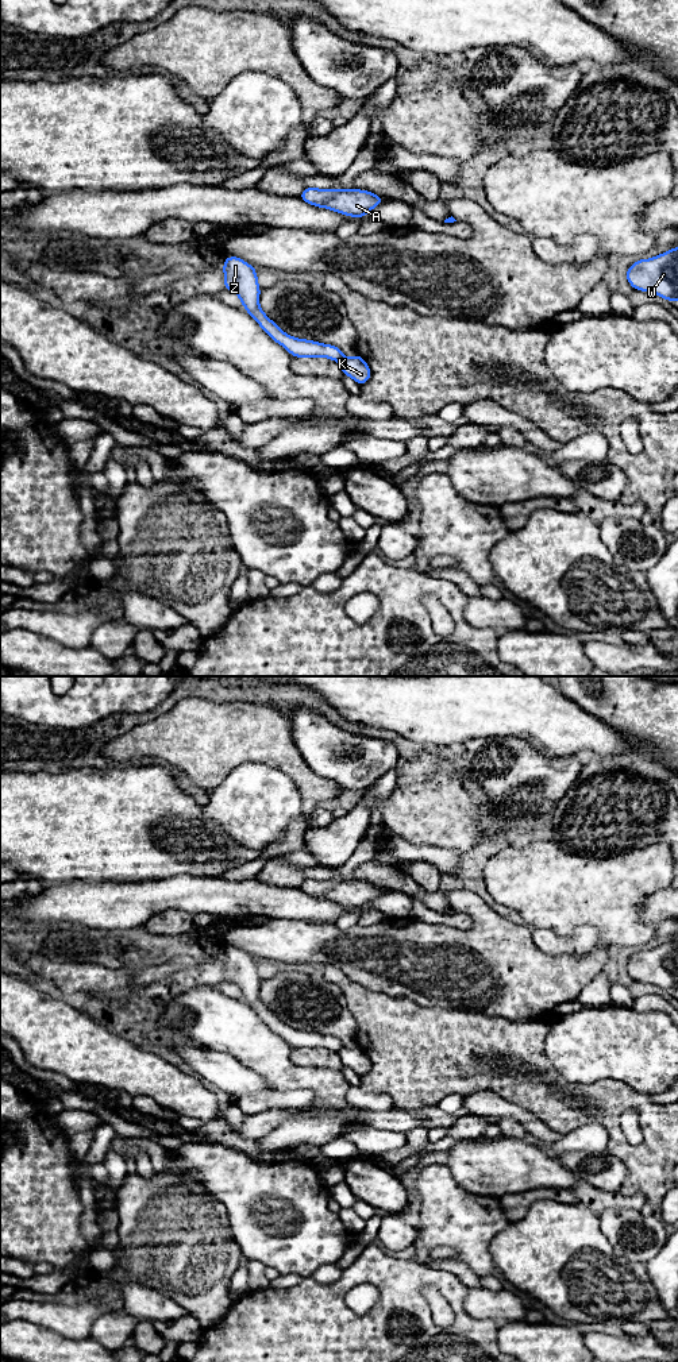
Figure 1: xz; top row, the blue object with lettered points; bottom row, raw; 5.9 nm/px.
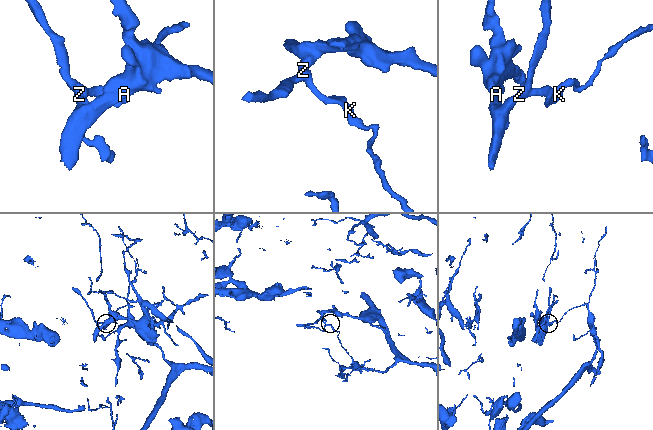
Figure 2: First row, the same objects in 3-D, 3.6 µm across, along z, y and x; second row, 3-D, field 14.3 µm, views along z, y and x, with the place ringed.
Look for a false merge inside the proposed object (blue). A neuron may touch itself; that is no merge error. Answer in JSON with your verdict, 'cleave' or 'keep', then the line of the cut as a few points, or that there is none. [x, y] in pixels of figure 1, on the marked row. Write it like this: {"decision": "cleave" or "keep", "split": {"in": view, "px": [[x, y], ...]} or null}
{"decision": "cleave", "split": {"in": "xz", "px": [[343, 357], [338, 361]]}}

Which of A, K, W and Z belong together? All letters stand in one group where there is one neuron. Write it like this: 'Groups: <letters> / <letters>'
Groups: A W Z / K

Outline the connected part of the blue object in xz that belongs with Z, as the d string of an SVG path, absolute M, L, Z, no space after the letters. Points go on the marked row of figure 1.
M226 256L223 265L224 289L235 293L244 310L259 324L271 340L281 344L293 358L328 358L339 360L343 354L334 344L323 344L315 340L297 339L281 331L259 308L261 288L257 269L239 256Z

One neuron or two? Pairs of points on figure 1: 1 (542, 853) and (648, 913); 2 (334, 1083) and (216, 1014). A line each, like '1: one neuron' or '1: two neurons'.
1: two neurons
2: one neuron

